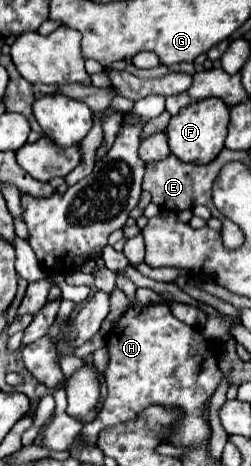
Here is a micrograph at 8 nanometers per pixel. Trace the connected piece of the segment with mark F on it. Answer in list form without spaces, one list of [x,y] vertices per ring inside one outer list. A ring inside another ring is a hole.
[[[205,98],[193,102],[169,120],[169,128],[167,128],[169,150],[187,164],[209,164],[223,150],[227,124],[229,124],[229,108],[219,98]]]

